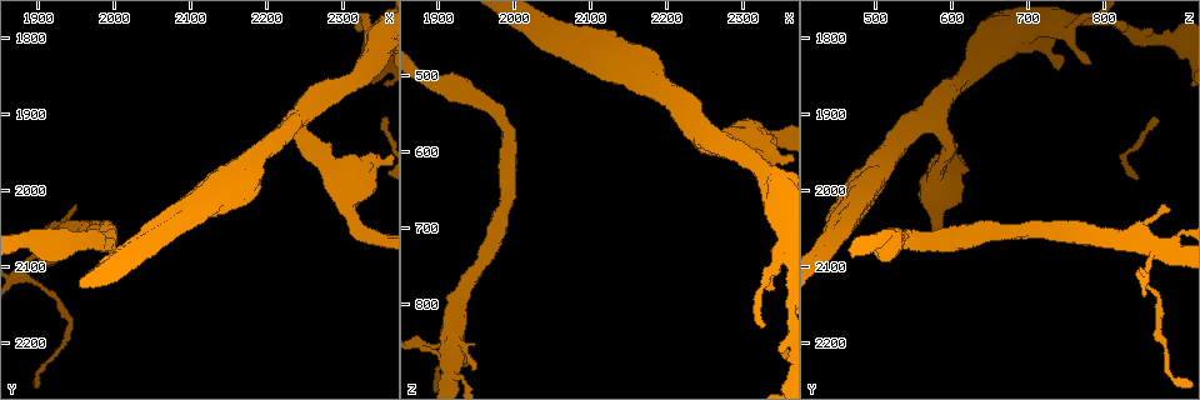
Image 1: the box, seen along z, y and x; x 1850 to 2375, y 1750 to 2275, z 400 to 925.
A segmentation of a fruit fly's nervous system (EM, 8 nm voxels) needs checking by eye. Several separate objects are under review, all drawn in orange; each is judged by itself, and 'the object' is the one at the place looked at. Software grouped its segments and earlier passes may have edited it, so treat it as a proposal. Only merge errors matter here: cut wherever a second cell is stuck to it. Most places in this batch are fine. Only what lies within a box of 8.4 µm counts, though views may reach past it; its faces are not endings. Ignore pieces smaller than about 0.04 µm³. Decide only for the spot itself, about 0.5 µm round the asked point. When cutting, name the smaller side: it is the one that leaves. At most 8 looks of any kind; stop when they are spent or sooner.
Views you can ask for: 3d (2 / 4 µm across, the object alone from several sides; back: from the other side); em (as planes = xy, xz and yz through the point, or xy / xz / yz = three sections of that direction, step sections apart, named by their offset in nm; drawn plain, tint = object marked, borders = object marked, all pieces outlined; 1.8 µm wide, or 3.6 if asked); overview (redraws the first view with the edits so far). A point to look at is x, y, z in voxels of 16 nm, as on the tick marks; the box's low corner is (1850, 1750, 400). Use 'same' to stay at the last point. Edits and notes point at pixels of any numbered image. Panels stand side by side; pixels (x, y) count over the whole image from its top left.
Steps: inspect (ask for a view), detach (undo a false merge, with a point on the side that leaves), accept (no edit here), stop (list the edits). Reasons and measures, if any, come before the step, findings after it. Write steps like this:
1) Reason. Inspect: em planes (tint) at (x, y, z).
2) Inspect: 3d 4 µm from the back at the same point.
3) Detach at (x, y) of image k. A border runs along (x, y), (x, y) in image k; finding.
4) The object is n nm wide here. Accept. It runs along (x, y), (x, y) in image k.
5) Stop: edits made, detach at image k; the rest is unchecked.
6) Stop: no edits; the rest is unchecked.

Branch point. Inspect: 3d 4 µm at (2310, 1990, 580).

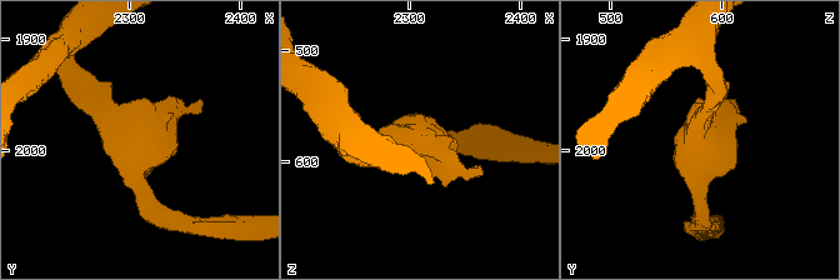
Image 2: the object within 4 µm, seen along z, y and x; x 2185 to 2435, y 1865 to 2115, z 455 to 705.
Inspect: em xy step 8 (tint) at (2308, 1988, 578).

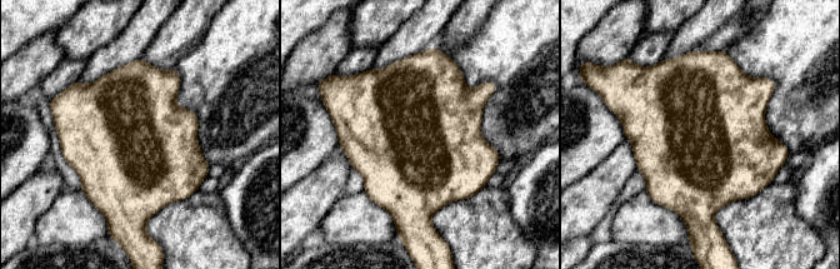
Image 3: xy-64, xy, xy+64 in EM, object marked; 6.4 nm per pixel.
Another direction. Inspect: em planes (tint) at the same point.

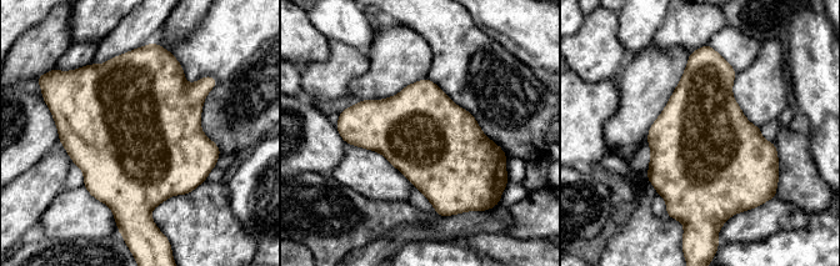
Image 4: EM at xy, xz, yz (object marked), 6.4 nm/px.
Accept. One cell here.

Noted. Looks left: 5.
Two arms in line, one across. Inspect: em xy step 16 (tint) at (2245, 1895, 570).

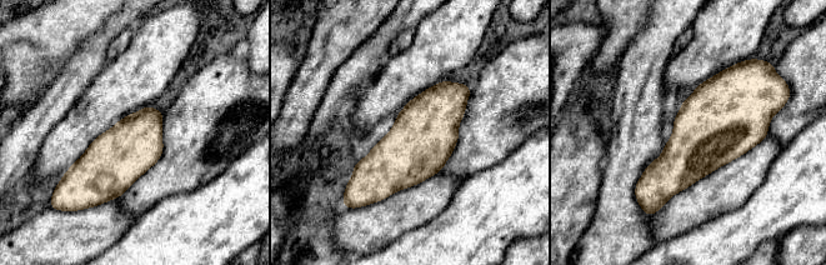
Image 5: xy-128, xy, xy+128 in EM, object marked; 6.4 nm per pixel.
Inspect: em planes (tint) at the same point.

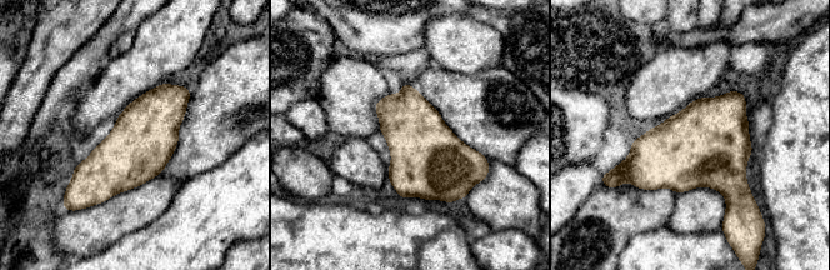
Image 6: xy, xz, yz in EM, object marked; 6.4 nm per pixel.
Accept. All the same cell.

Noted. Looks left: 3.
Thick turns thin. Inspect: 3d 4 µm at (2350, 1790, 745).

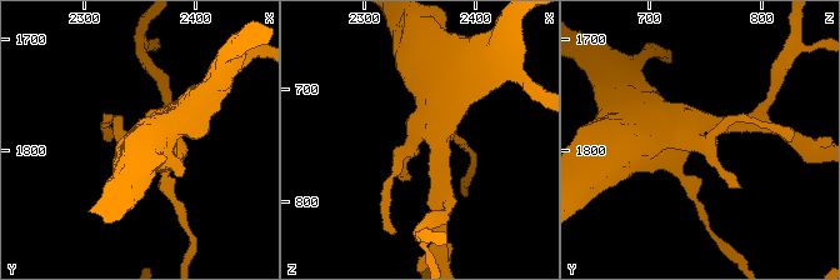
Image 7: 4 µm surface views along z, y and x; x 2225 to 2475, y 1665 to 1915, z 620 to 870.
Now the EM. Inspect: em 3.6 µm planes (plain) at (2346, 1790, 742).

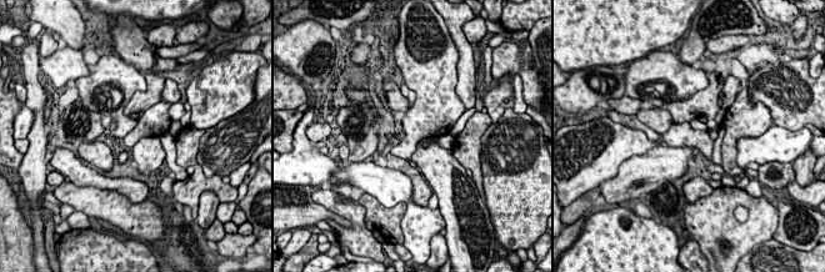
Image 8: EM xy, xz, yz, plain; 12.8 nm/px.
Where the object lies. Inspect: em 3.6 µm planes (tint) at the same point.

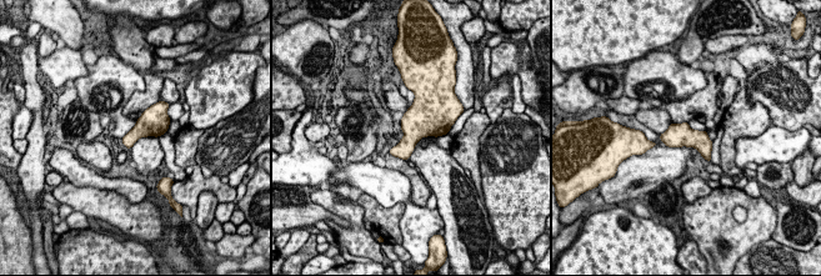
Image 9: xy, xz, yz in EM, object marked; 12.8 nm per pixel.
The object is 190 nm wide here. Accept. All the same cell.

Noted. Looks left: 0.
Stop: no edits; the rest is unchecked.

